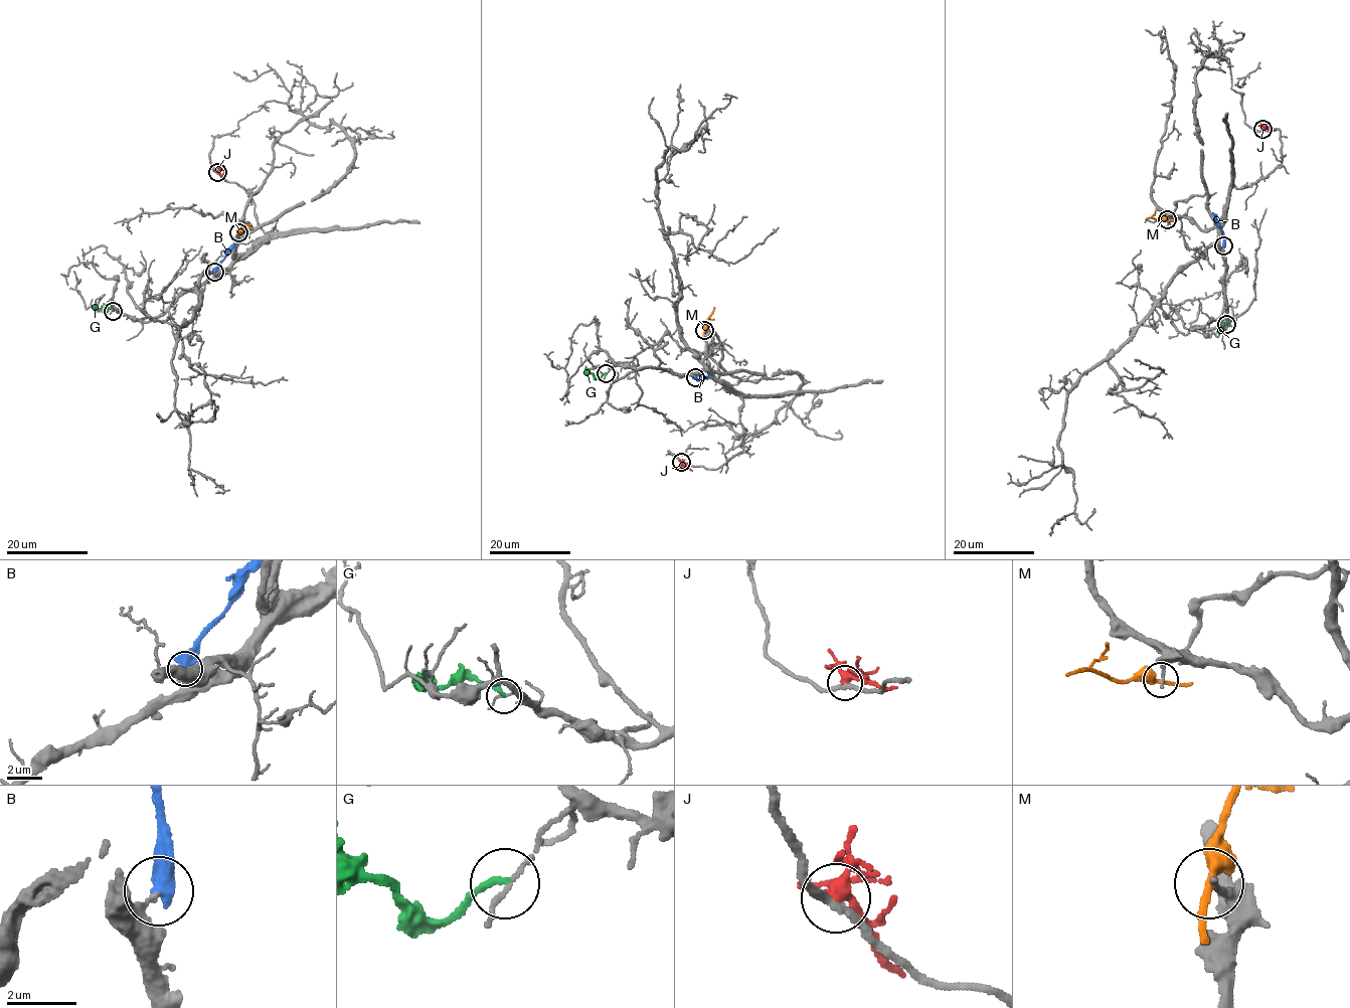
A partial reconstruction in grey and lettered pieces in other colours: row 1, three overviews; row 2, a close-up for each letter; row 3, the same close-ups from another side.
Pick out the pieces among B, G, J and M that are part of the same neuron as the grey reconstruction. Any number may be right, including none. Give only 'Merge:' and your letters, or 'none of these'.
Merge: none of these

